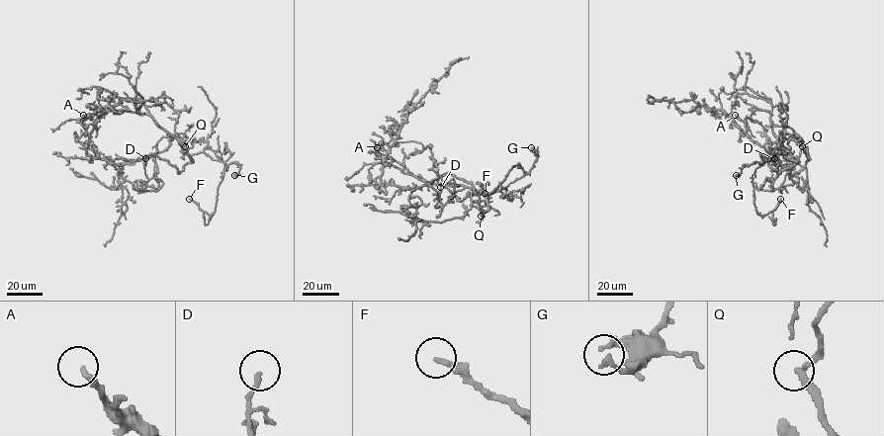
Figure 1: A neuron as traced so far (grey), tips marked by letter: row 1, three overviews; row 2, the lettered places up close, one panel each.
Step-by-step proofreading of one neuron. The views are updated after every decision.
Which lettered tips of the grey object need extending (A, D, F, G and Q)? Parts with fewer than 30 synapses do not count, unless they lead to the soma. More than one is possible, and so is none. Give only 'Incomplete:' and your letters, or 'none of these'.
Incomplete: Q

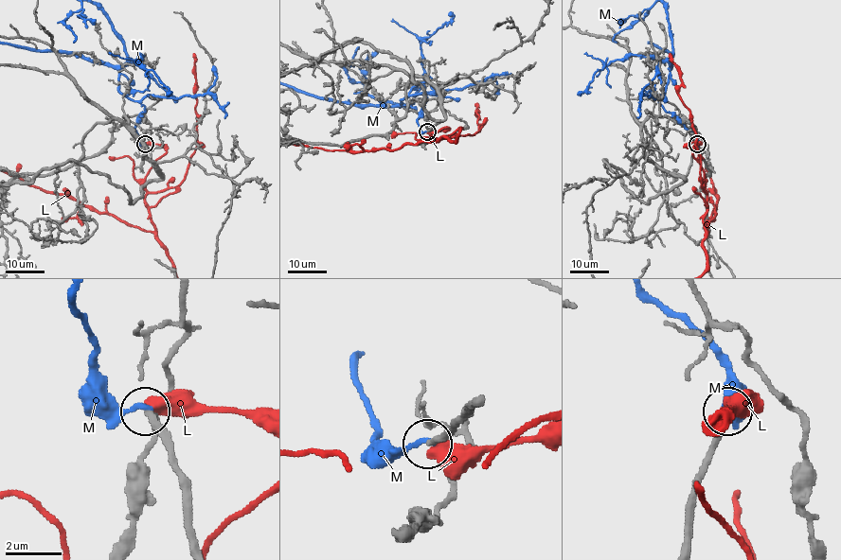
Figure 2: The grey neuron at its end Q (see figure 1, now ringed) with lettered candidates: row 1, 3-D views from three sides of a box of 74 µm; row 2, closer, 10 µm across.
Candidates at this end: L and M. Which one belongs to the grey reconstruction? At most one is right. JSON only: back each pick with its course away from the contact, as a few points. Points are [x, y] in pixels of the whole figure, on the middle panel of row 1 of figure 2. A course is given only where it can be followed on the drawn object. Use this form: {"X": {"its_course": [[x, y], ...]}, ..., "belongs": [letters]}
{"belongs": []}

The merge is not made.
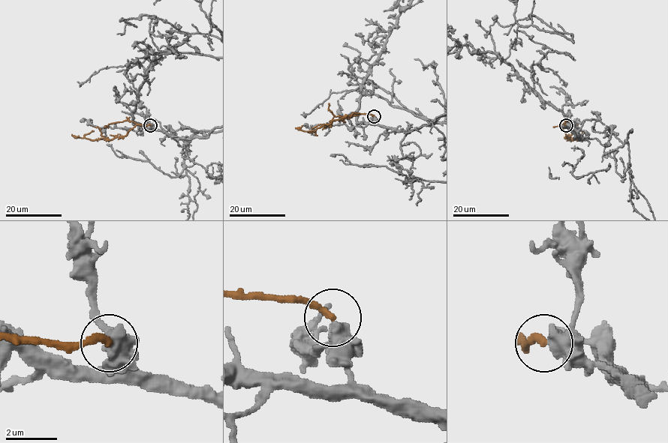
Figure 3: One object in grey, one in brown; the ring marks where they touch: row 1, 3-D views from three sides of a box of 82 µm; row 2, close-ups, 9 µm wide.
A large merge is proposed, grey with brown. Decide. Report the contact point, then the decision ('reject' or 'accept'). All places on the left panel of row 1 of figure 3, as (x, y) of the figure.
(150, 125) | reject

